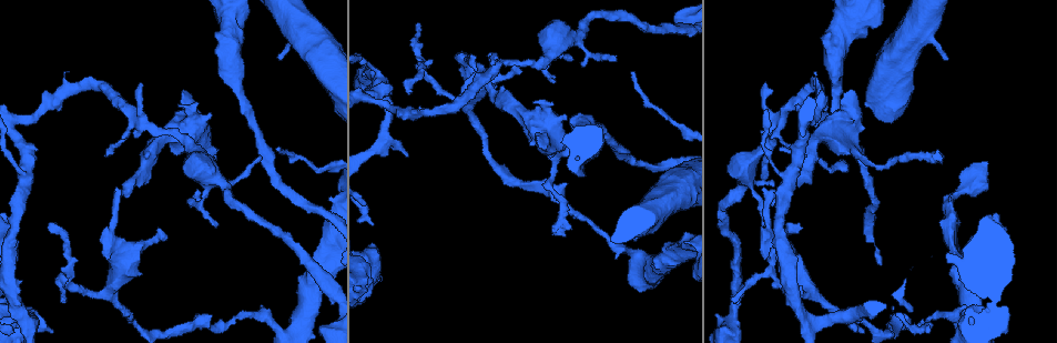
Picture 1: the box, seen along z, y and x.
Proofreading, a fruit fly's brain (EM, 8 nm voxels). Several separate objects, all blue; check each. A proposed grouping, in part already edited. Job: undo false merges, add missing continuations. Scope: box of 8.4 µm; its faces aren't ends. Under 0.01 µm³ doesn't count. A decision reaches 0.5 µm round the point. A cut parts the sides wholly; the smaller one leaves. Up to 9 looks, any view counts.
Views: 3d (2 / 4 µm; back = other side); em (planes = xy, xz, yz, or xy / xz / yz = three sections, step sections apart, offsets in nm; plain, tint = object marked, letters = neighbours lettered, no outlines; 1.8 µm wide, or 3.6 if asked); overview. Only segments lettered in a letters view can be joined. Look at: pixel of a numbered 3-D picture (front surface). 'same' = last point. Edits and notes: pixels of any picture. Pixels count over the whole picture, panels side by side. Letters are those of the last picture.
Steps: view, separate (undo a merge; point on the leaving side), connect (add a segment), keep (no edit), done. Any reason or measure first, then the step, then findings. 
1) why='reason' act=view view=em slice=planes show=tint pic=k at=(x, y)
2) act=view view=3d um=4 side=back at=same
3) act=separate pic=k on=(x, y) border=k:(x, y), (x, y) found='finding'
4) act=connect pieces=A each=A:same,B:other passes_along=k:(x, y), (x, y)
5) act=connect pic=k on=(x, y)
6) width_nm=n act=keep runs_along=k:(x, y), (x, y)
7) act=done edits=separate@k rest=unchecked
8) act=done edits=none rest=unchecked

why='branch stops here' act=view view=em slice=planes show=plain pic=1 at=(515, 66)

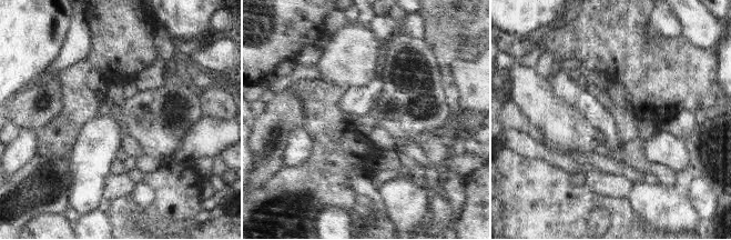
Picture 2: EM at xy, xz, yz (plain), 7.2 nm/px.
why='what lies round it' act=view view=em slice=planes show=letters at=same

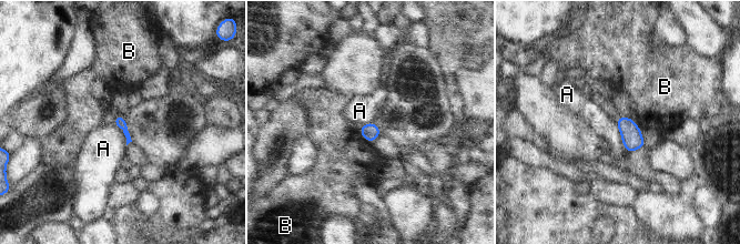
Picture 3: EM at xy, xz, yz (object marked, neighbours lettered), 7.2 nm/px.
act=keep each=A:other,B:other found='none of them fits'

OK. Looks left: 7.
act=view view=3d um=2 pic=1 at=(109, 290)

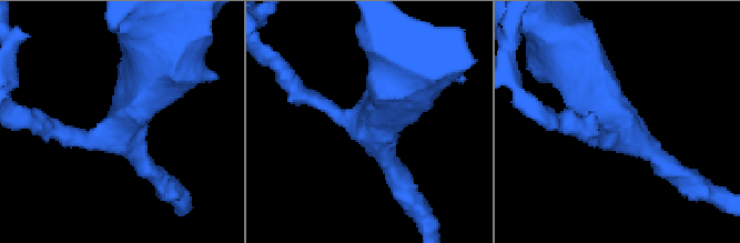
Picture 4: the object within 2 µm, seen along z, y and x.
arms=3 arm_widths_nm=190,200,480 act=view view=em slice=planes show=plain pic=4 at=(372, 129)

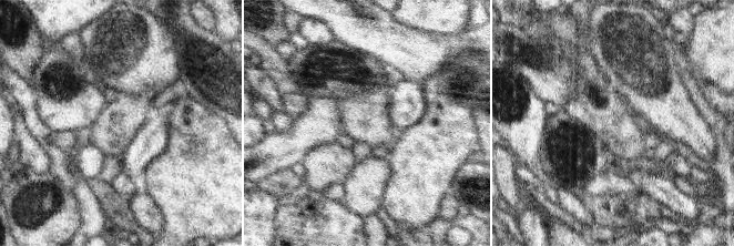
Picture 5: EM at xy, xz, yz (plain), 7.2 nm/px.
act=view view=em slice=planes show=letters at=same

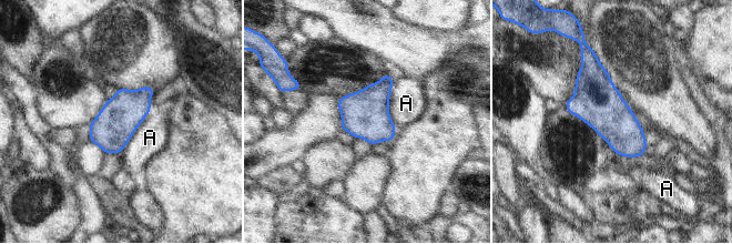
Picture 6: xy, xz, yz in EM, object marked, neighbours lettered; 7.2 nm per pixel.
act=keep each=A:other border=6:(393, 81), (388, 115), (396, 129) found='one neuron here'

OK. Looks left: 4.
why='free end' act=view view=em um=3.6 slice=planes show=tint pic=1 at=(106, 156)

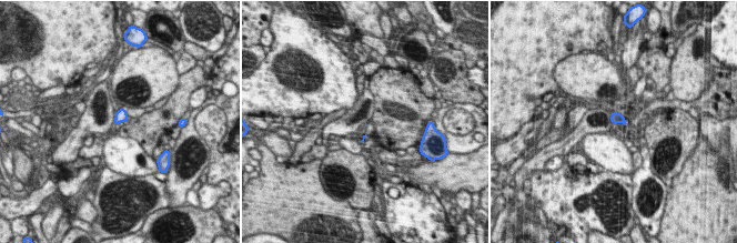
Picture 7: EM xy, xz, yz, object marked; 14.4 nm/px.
act=view view=em um=3.6 slice=planes show=letters at=same

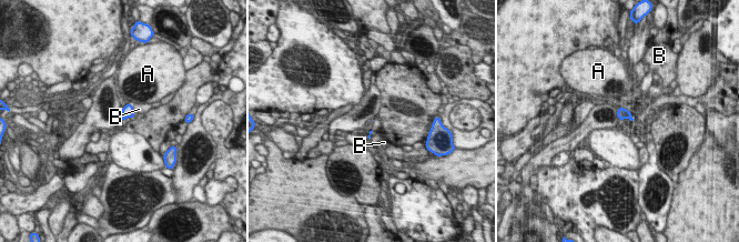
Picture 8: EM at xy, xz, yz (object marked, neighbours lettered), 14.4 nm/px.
act=keep each=A:other,B:other border=8:(131, 104), (135, 113) found='none of them fits'

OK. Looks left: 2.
act=view view=em slice=yz step=16 show=tint pic=1 at=(939, 161)

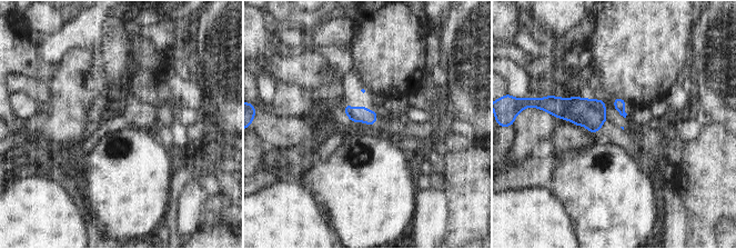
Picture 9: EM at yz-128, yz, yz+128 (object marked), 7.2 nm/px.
act=view view=em slice=planes show=letters at=same

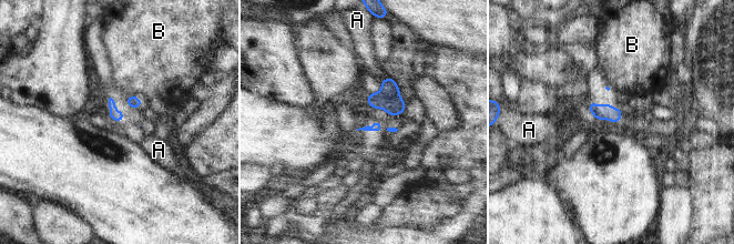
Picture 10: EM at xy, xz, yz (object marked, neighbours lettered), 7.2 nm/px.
act=keep each=A:other,B:other found='no lettered segment goes on from it'

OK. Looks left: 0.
act=done edits=none rest=unchecked

